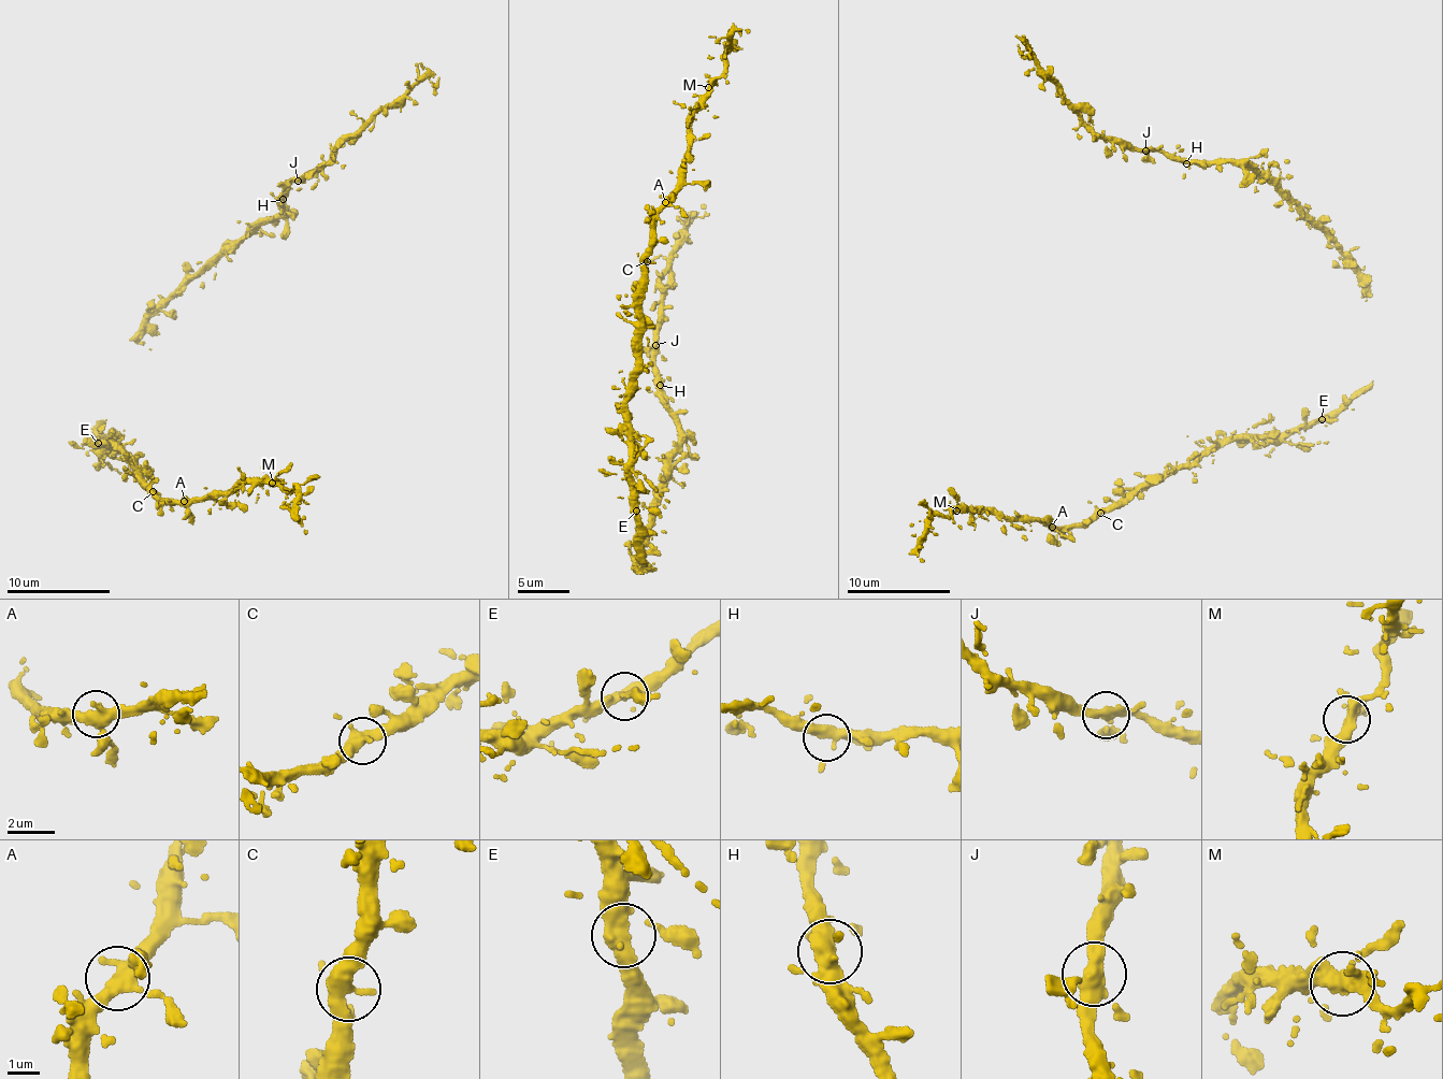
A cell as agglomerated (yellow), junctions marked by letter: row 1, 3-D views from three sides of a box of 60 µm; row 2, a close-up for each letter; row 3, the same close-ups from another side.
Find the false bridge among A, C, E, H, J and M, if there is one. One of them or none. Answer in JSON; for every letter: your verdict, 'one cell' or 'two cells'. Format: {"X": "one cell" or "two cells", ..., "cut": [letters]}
{"A": "one cell", "C": "one cell", "E": "one cell", "H": "one cell", "J": "one cell", "M": "one cell", "cut": []}

